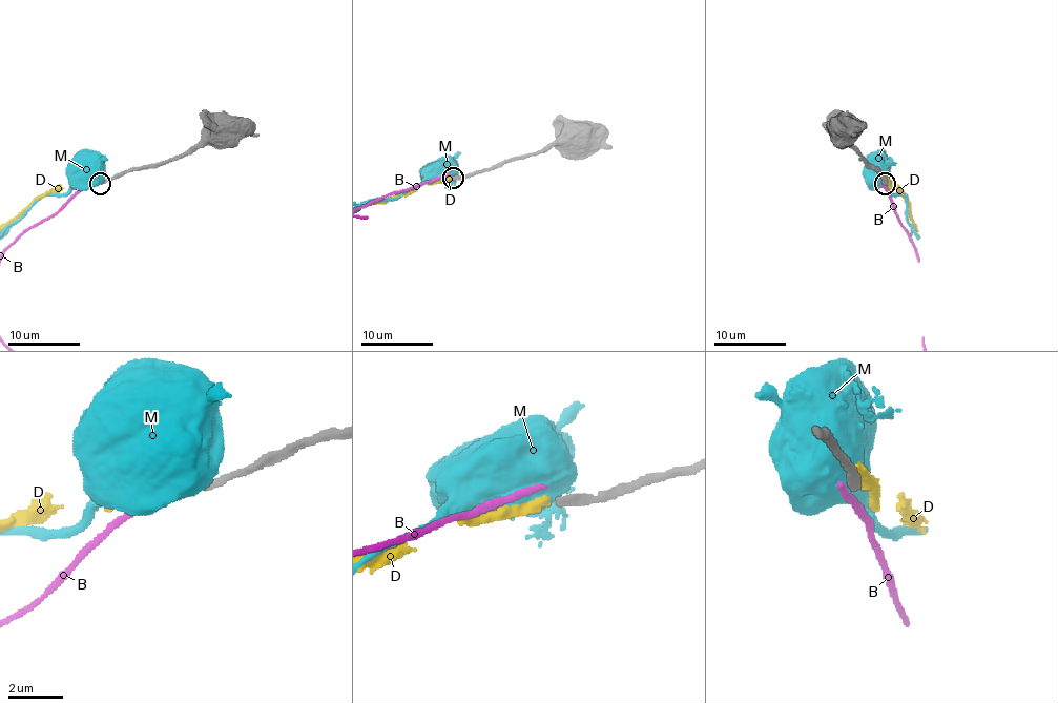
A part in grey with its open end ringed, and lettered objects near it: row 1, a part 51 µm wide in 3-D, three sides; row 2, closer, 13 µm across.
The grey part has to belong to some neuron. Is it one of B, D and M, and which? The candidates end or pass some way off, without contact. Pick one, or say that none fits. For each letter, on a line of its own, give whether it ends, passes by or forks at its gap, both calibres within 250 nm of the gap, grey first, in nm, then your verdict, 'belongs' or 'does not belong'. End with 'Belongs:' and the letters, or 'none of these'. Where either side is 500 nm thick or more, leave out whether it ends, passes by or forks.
B: it ends there; 280 nm thick on the grey side, 200 nm on the other; does not belong
D: it ends there; 280 nm thick on the grey side, 360 nm on the other; does not belong
M: 280 nm thick on the grey side, 950 nm on the other; does not belong
Belongs: none of these

